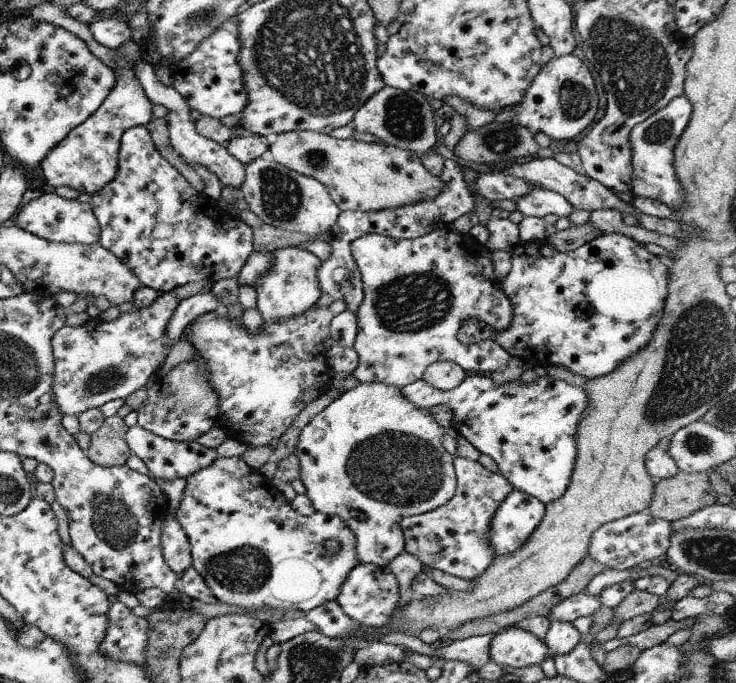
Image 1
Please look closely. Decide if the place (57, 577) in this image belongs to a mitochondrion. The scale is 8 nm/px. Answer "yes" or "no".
no

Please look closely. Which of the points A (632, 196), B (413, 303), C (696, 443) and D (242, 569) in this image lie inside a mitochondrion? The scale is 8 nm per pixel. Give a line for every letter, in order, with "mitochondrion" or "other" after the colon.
A: other
B: mitochondrion
C: mitochondrion
D: mitochondrion

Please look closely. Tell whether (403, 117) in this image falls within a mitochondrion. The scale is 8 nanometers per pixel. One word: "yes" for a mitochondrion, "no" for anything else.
yes

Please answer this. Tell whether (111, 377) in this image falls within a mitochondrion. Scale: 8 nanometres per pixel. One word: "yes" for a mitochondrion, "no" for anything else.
yes

